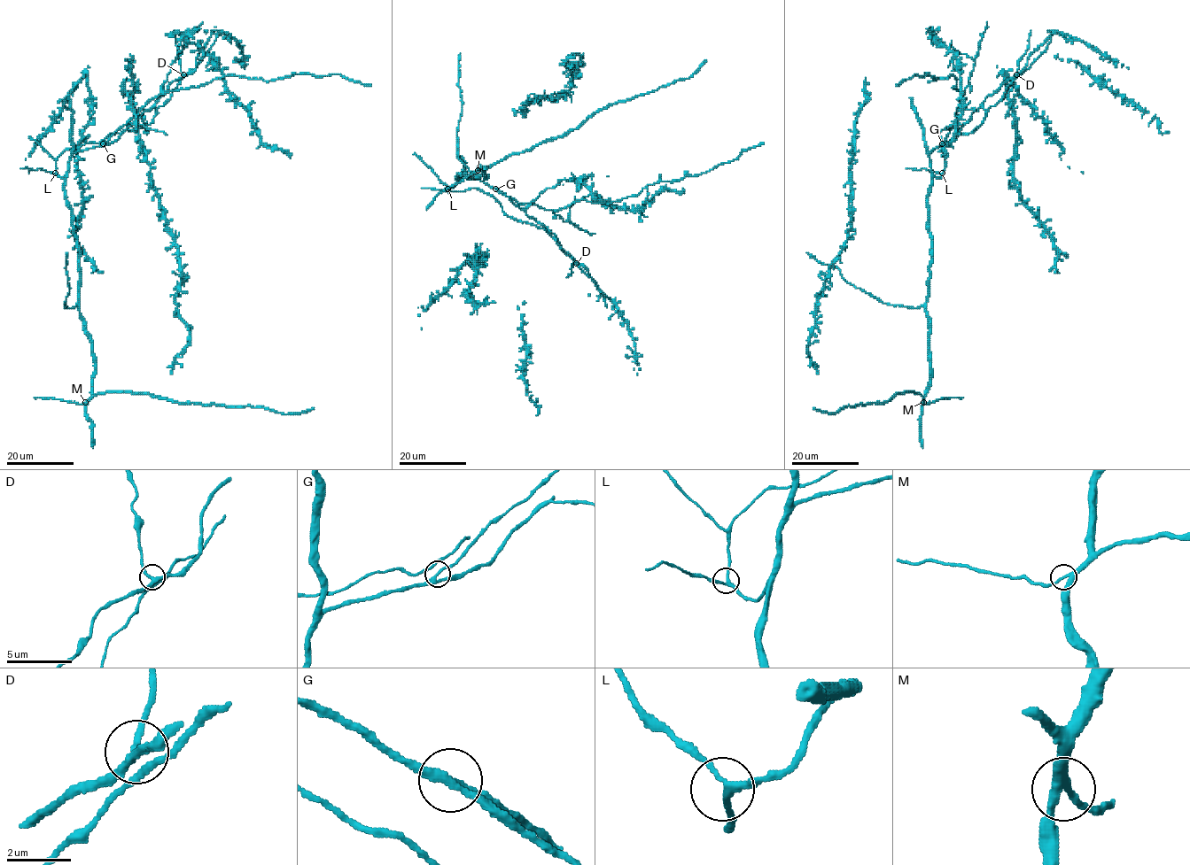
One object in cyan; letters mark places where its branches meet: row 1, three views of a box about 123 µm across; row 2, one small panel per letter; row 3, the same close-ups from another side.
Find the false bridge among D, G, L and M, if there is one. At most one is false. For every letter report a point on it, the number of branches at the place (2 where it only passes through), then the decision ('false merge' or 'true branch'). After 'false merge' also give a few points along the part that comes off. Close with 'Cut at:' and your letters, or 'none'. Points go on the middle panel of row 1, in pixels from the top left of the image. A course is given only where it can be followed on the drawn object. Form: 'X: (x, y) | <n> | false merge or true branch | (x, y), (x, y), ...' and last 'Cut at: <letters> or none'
D: (576, 263) | 3 | true branch
G: (495, 189) | 3 | true branch
L: (447, 189) | 3 | true branch
M: (478, 170) | 3 | true branch
Cut at: none

